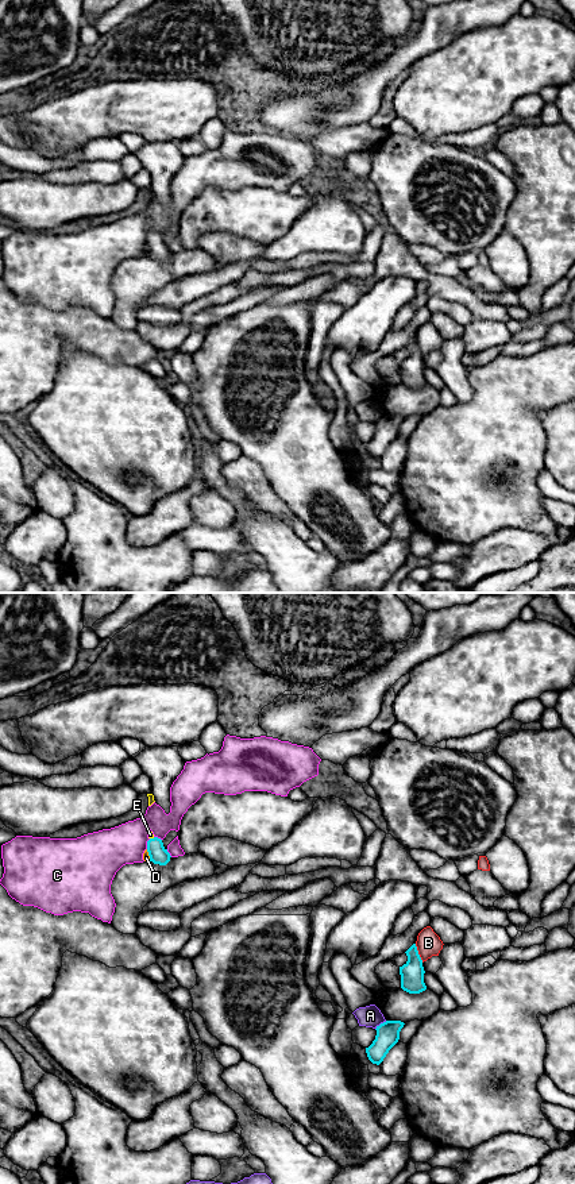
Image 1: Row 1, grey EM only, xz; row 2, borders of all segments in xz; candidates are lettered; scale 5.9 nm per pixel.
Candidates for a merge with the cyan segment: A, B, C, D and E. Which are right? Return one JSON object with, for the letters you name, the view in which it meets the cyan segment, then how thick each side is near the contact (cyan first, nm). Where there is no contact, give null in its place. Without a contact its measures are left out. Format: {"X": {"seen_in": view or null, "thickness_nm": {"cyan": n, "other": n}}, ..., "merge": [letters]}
{"E": {"seen_in": "xz", "thickness_nm": {"cyan": 110, "other": 30}}, "merge": ["E"]}

